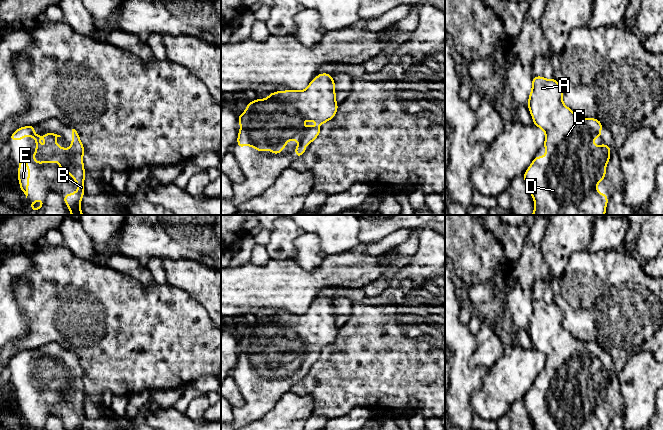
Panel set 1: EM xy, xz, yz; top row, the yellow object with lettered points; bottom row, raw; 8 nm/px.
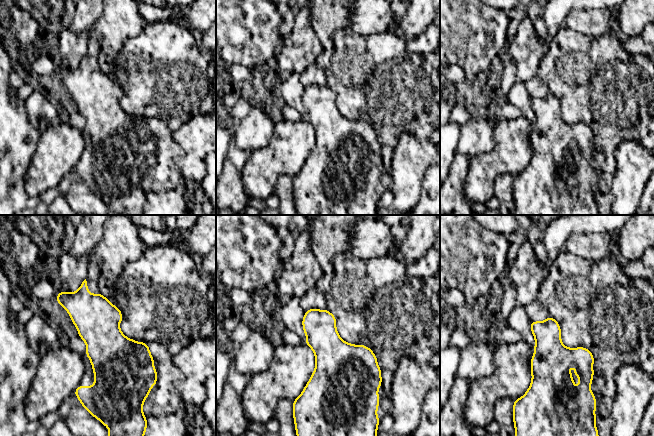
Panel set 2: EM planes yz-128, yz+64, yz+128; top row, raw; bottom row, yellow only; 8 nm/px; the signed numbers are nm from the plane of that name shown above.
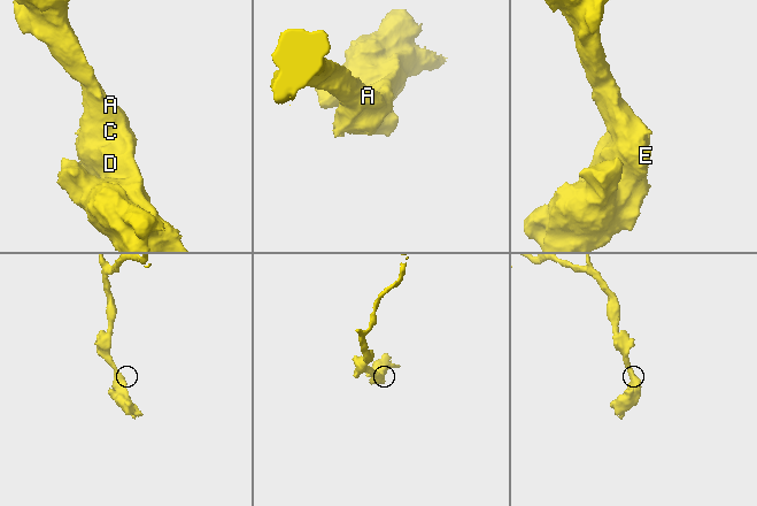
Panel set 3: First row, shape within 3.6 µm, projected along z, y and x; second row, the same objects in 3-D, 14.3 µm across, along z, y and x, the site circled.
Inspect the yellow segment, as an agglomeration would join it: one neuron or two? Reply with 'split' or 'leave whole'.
leave whole

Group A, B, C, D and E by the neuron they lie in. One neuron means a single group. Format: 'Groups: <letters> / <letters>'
Groups: A B C D E

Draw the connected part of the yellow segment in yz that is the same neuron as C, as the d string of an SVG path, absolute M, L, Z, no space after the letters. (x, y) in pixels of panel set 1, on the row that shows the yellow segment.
M535 76L528 98L528 109L533 124L545 133L544 148L546 152L541 158L535 156L531 165L523 174L525 184L532 195L535 209L531 215L605 215L608 204L607 193L601 194L597 189L606 175L606 165L610 161L611 148L605 143L596 146L595 138L601 138L602 123L596 118L584 118L576 115L563 103L563 90L558 81Z

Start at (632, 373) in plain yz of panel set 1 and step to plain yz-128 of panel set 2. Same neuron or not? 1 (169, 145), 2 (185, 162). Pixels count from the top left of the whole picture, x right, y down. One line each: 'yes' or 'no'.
1: no
2: yes

